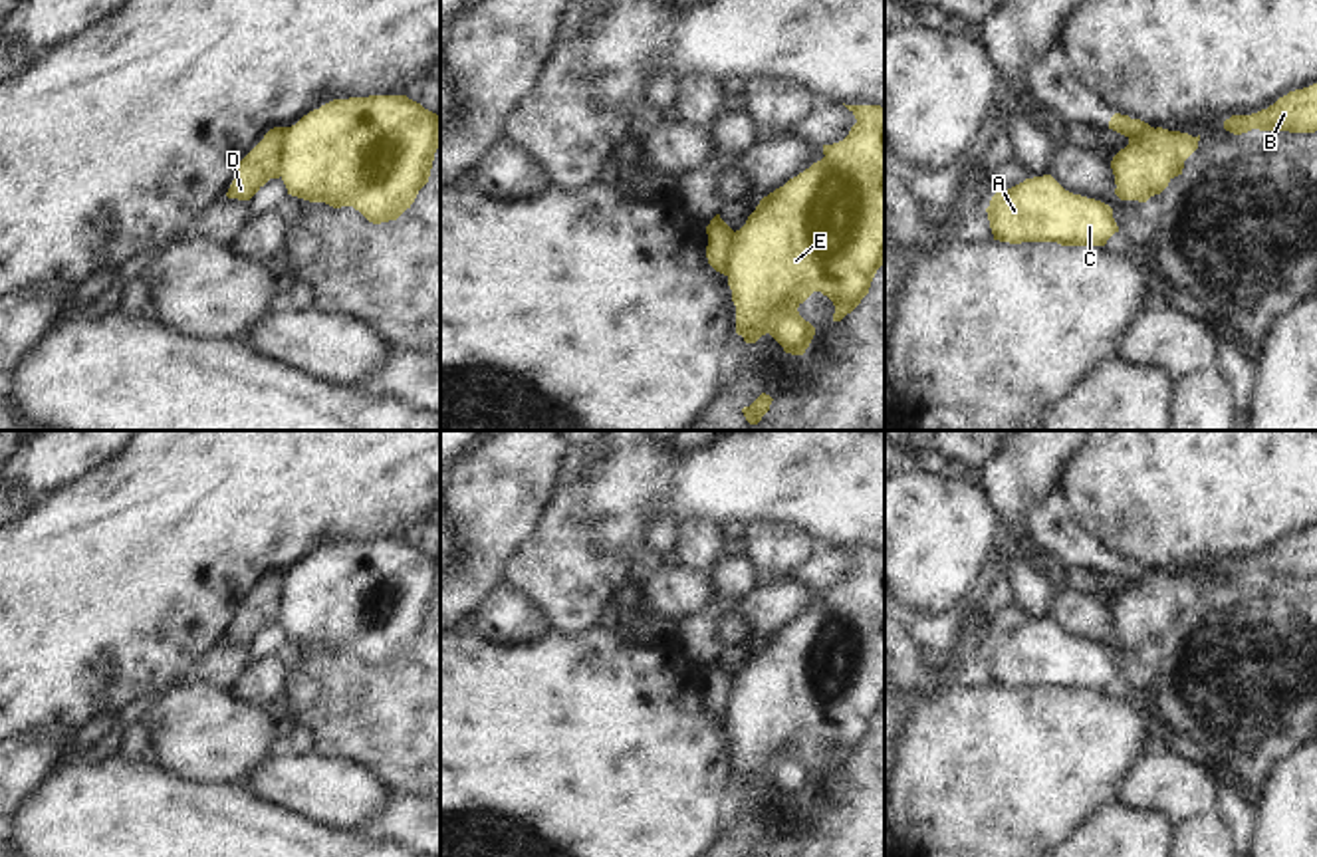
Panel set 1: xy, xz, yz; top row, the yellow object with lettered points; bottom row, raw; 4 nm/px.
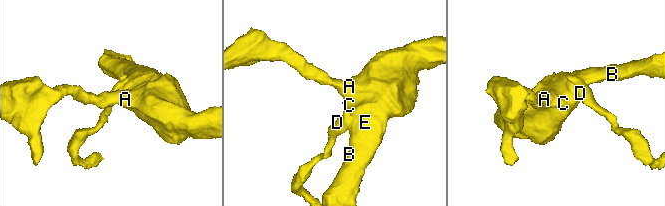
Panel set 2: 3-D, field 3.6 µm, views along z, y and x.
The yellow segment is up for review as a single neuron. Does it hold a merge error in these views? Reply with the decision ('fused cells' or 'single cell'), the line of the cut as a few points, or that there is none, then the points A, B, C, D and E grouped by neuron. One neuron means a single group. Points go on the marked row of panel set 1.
fused cells; cut xy (288, 127), (280, 175); groups A B C E / D

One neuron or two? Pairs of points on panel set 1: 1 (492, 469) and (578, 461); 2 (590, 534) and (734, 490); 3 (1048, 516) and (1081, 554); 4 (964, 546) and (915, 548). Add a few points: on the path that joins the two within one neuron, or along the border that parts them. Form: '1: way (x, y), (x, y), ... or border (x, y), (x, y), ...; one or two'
1: border (570, 451), (560, 481); two
2: way (625, 498), (633, 490), (699, 490); one
3: way (1052, 526), (1072, 546); one
4: way (953, 546), (927, 546); one

